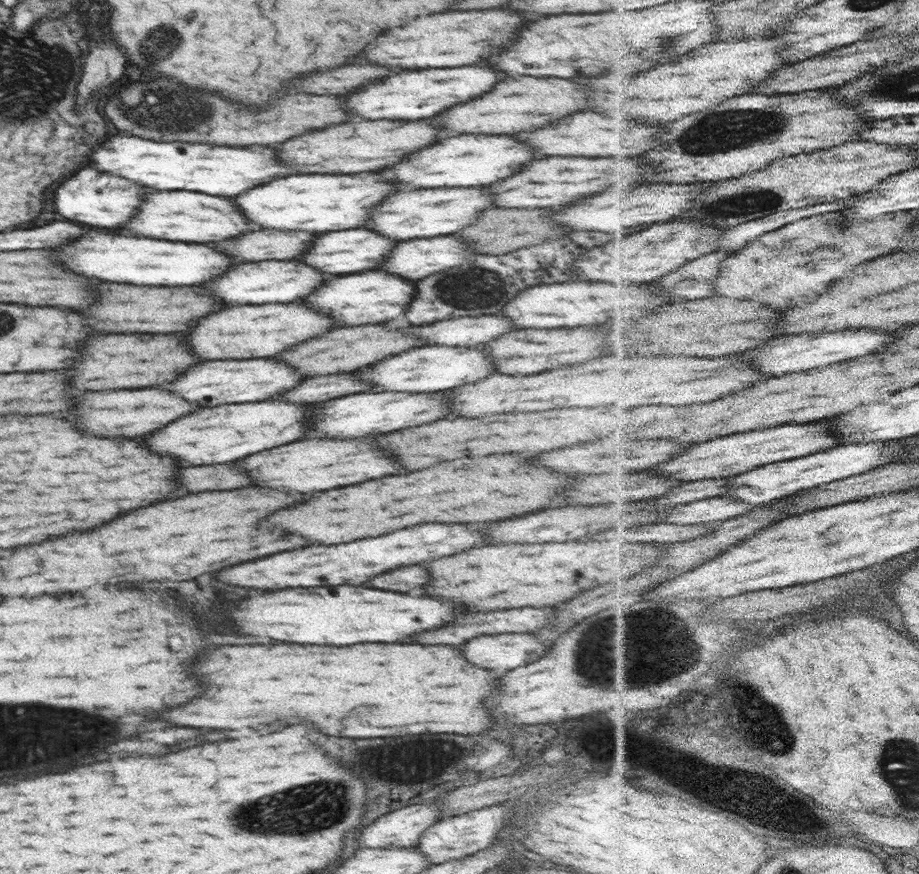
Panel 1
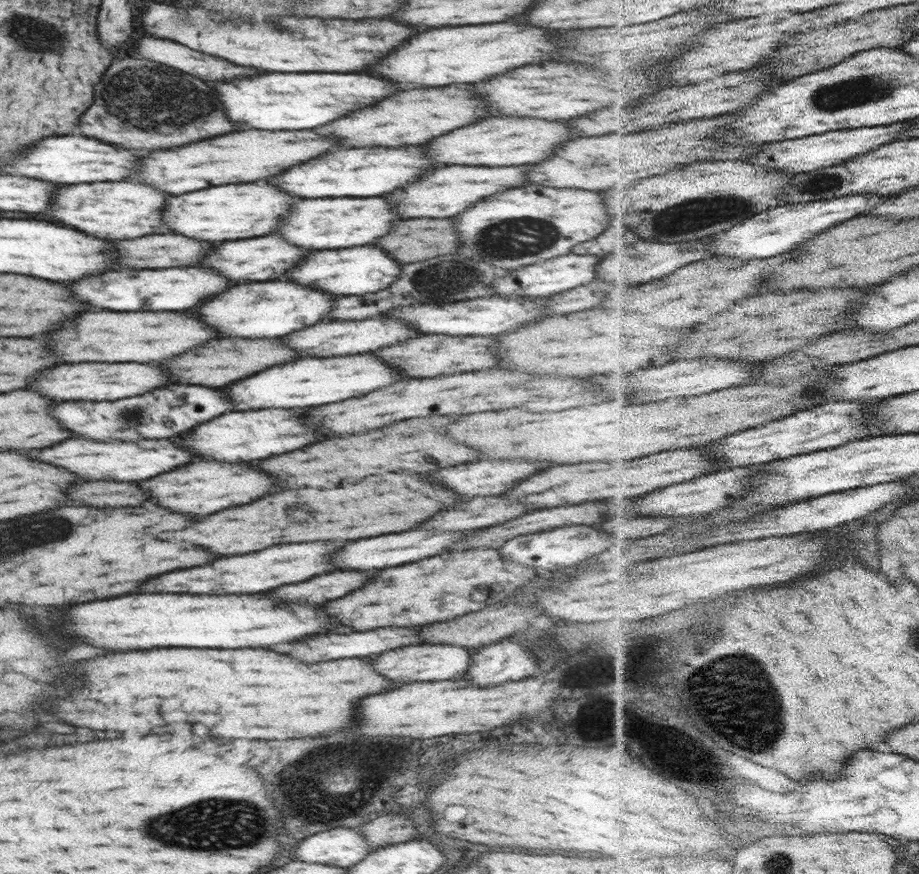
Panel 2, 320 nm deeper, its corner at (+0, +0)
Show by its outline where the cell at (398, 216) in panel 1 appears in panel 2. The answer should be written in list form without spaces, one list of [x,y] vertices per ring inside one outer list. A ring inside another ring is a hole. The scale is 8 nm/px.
[[[318,198],[318,200],[300,200],[298,206],[292,208],[292,226],[290,214],[284,218],[282,226],[276,230],[278,236],[294,242],[302,248],[314,250],[334,250],[334,248],[350,248],[372,244],[386,232],[390,232],[390,224],[396,220],[392,206],[386,204],[384,198]]]

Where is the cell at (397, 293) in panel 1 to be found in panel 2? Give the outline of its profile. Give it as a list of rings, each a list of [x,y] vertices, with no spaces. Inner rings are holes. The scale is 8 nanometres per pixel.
[[[252,282],[232,286],[228,292],[224,290],[222,294],[218,294],[218,298],[210,298],[210,302],[194,306],[194,314],[198,316],[198,320],[206,322],[224,336],[276,338],[318,324],[322,322],[322,318],[328,320],[328,312],[336,298],[338,296],[322,294],[308,286],[298,286],[290,282]]]

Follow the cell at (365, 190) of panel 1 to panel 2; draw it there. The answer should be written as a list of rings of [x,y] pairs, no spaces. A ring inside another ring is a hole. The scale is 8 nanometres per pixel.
[[[266,182],[212,186],[206,190],[196,190],[190,194],[168,198],[164,208],[164,224],[174,234],[184,234],[188,238],[208,242],[266,236],[278,228],[280,220],[288,214],[294,202],[294,196]]]

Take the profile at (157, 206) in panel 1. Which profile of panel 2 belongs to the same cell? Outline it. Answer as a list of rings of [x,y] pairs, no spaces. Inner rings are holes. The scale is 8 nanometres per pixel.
[[[96,182],[96,184],[74,184],[74,186],[62,186],[62,188],[58,188],[58,192],[54,194],[54,204],[52,204],[52,208],[48,209],[46,216],[54,218],[56,222],[62,222],[64,226],[76,228],[76,230],[82,230],[82,232],[86,232],[86,234],[98,234],[98,238],[106,238],[106,236],[108,236],[110,240],[138,238],[138,236],[154,234],[156,230],[158,230],[160,234],[162,234],[162,232],[168,232],[168,230],[162,230],[162,216],[160,216],[160,212],[162,212],[162,208],[164,208],[166,198],[168,198],[168,196],[166,196],[164,192],[160,192],[160,190],[154,190],[154,188],[150,188],[150,186],[142,186],[142,184],[130,184],[130,182]]]

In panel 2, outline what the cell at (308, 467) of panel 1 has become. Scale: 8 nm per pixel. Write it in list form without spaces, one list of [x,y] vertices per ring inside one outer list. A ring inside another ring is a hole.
[[[196,462],[196,464],[186,464],[168,474],[160,474],[158,478],[140,482],[146,494],[152,496],[154,504],[162,508],[170,508],[172,512],[182,512],[182,514],[192,514],[192,516],[204,516],[204,514],[212,514],[230,506],[252,502],[256,498],[266,496],[272,488],[276,488],[276,484],[278,480],[270,478],[264,472],[252,470],[252,466],[248,466],[246,462],[242,464]]]

